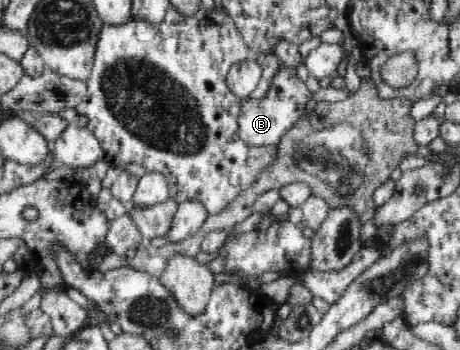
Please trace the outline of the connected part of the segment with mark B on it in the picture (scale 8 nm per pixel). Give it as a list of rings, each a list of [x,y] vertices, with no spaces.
[[[281,67],[273,79],[270,93],[263,100],[245,99],[239,114],[239,137],[248,147],[267,147],[274,149],[284,133],[291,129],[295,122],[307,113],[306,108],[311,94],[305,82],[300,81],[293,68]]]

